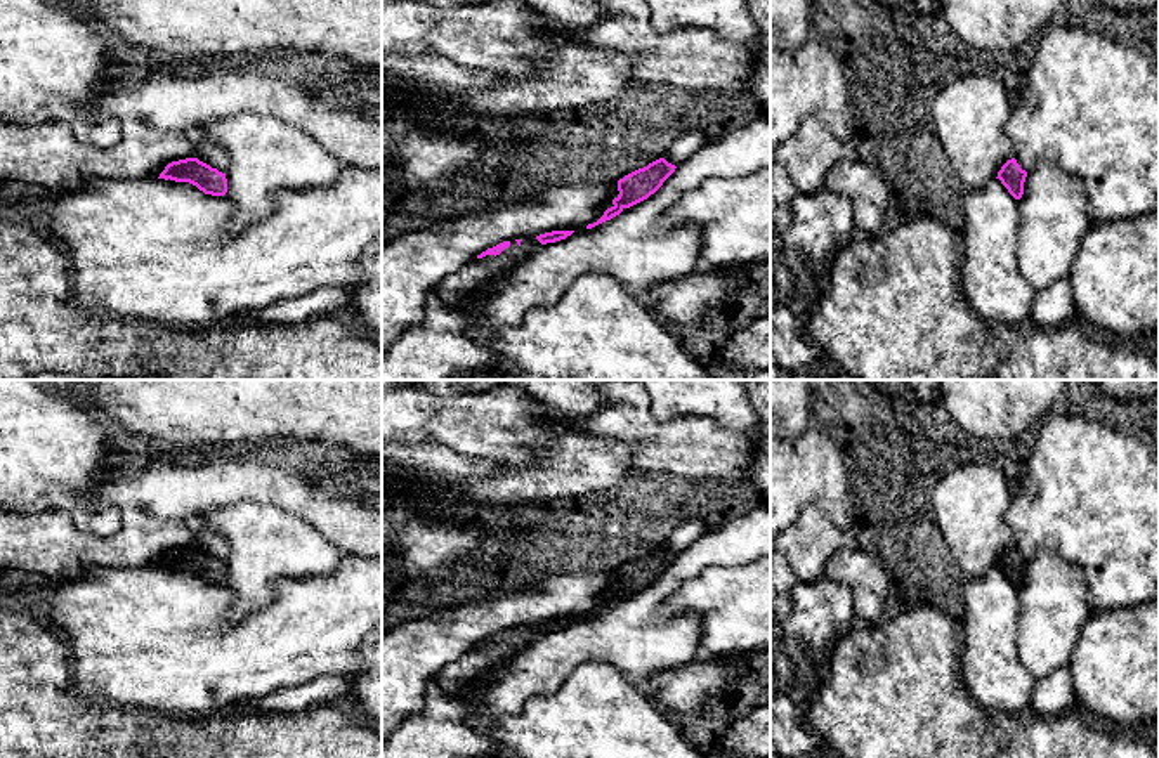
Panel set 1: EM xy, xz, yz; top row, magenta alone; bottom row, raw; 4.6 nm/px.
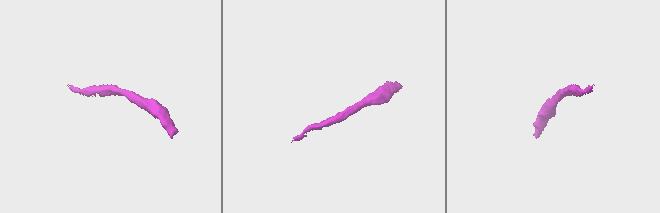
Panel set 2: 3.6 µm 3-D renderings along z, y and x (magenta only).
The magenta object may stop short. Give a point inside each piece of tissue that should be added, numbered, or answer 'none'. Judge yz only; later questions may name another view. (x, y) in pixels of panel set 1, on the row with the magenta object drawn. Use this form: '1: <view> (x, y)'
none

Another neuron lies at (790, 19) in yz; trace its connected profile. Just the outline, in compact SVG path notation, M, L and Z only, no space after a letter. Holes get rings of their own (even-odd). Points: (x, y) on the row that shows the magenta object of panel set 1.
M770 0L770 26L786 52L796 50L807 40L810 14L810 0Z

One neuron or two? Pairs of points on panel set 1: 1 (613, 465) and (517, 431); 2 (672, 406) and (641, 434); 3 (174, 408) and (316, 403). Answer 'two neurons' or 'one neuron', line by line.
1: two neurons
2: two neurons
3: one neuron

